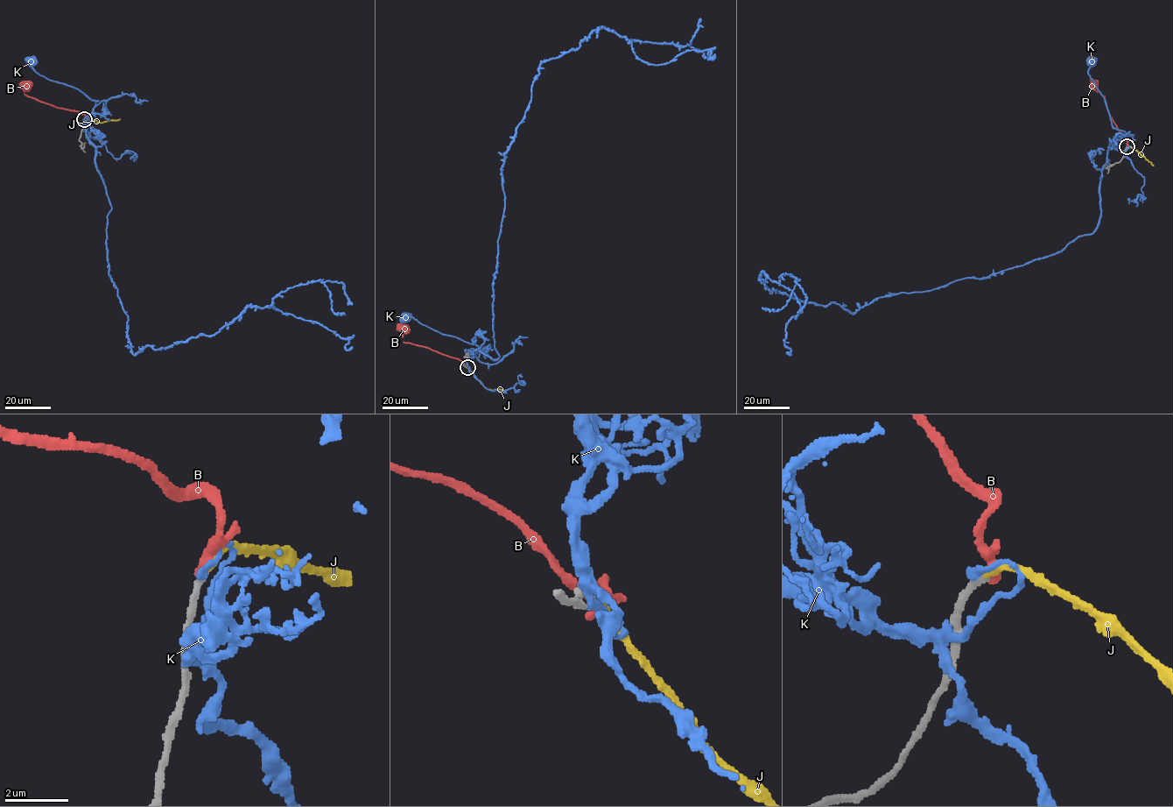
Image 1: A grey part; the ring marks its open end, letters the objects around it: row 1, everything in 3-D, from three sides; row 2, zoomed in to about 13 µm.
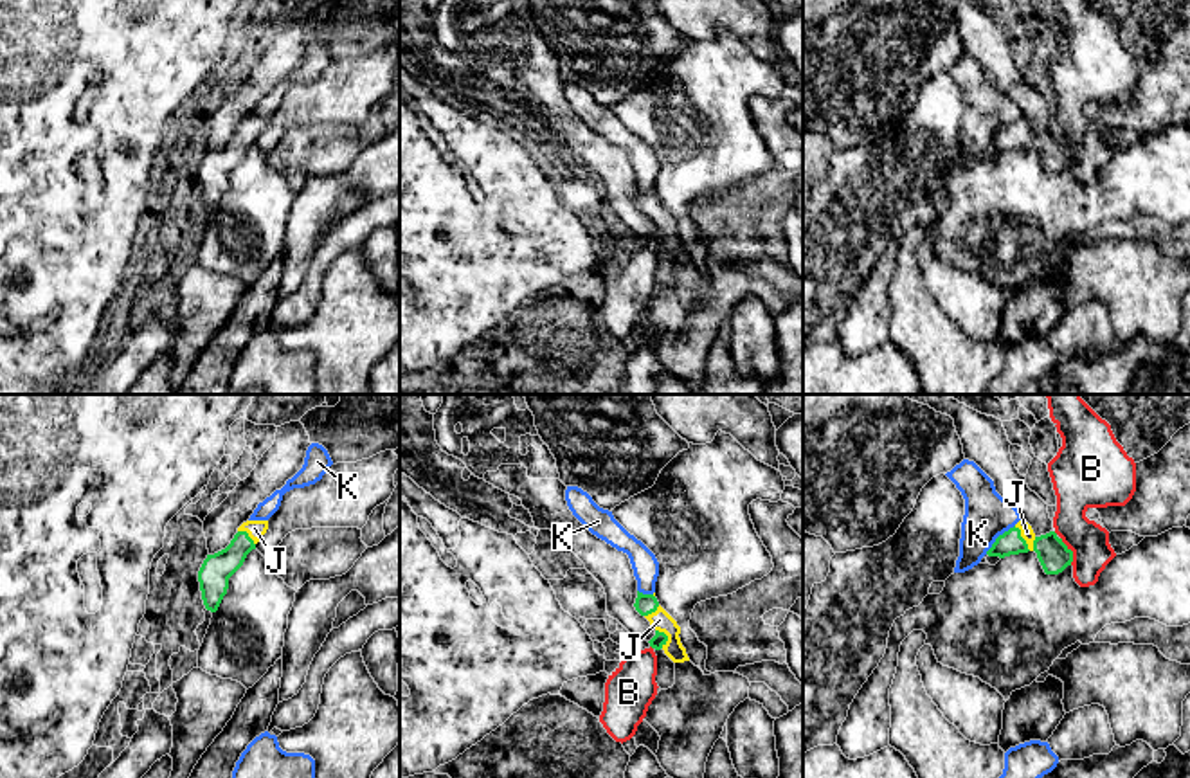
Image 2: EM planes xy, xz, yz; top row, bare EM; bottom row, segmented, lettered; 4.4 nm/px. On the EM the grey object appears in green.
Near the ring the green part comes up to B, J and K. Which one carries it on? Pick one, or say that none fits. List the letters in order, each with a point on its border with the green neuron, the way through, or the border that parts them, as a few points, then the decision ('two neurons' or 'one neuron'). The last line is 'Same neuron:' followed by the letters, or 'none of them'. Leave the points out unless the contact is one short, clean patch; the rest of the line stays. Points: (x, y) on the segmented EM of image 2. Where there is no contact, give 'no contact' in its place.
B: meets green in yz at (1072, 551); border along yz (1061, 537), (1072, 551), (1072, 564); two neurons
J: meets green in yz at (1023, 539); runs through yz (1010, 542), (1023, 539), (1027, 532); one neuron
K: meets green in yz at (998, 537); two neurons
Same neuron: J

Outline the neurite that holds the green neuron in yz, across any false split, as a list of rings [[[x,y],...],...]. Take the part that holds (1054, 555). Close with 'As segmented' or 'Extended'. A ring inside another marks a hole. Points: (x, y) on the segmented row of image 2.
[[[1026,520],[996,538],[987,551],[988,556],[1010,556],[1035,551],[1046,574],[1059,574],[1073,562],[1073,551],[1057,537],[1055,531],[1037,537]]]. Extended

